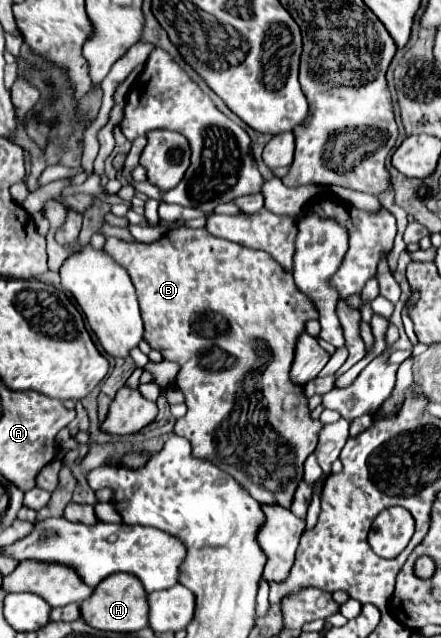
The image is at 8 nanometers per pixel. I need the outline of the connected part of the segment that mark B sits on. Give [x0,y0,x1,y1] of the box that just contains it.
[104,227,324,507]

